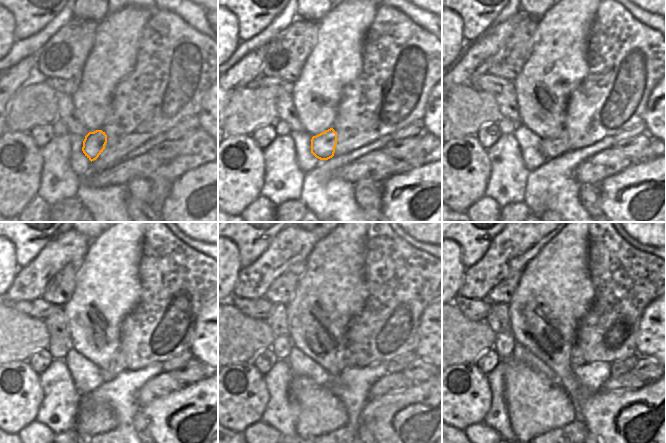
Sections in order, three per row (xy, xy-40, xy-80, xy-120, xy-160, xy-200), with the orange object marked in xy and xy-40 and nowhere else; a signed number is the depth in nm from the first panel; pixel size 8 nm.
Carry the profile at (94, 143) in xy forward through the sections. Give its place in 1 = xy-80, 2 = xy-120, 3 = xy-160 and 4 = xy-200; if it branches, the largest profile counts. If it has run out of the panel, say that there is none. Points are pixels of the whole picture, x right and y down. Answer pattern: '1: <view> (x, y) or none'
1: xy-80 (557, 144)
2: xy-120 (116, 364)
3: xy-160 (349, 362)
4: xy-200 (577, 359)

